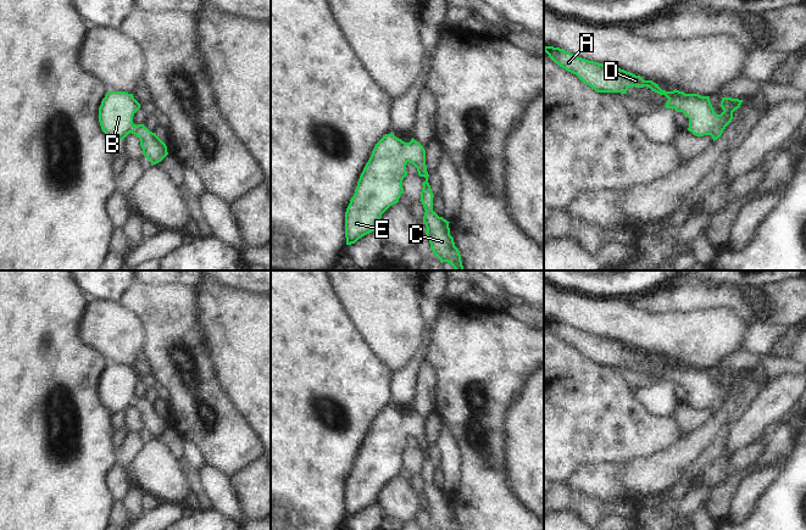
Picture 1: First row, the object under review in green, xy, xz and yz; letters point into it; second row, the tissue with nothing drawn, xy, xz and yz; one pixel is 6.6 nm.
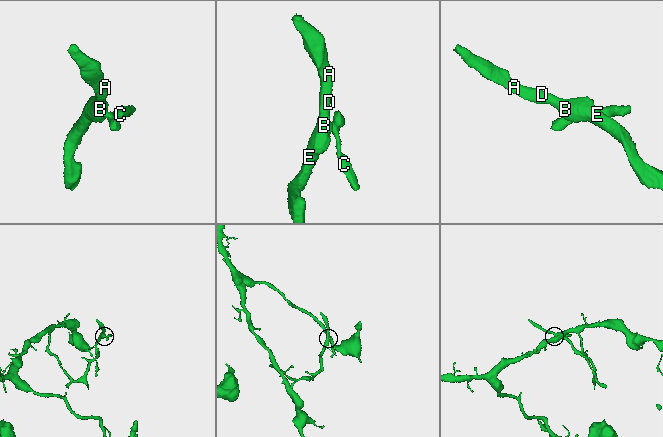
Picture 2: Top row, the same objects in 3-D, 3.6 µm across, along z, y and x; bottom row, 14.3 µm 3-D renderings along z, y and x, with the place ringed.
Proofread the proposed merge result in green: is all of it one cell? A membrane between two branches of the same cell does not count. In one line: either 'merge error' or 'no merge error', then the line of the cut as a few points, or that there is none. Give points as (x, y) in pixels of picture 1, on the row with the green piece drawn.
no merge error; cut none

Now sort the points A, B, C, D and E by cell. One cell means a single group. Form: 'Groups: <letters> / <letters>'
Groups: A B C D E

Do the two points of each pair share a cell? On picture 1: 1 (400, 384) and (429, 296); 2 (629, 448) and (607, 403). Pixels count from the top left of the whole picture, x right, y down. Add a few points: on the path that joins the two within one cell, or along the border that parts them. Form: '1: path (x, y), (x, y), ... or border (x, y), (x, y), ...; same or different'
1: path (413, 362), (426, 344), (429, 318); same
2: path (624, 438), (607, 420), (607, 414); same

